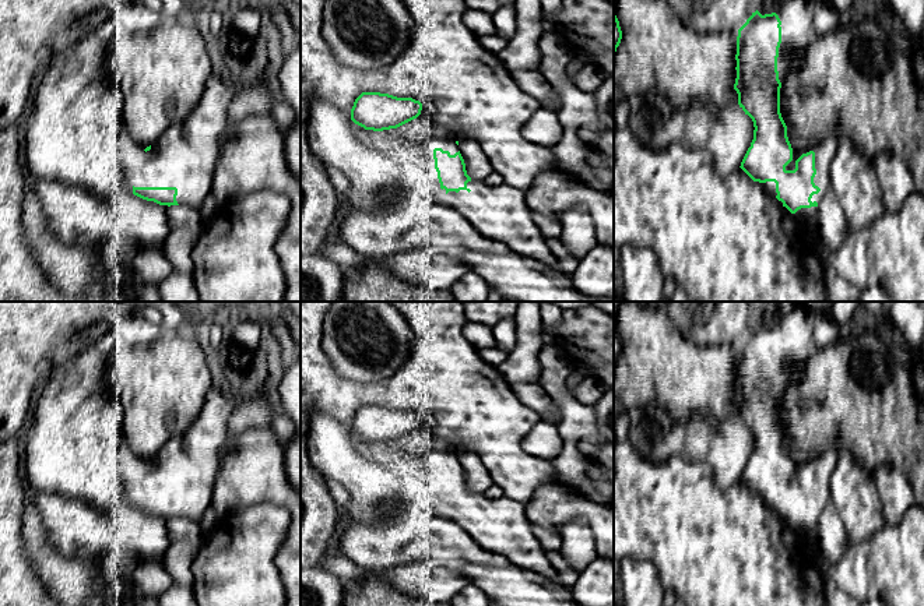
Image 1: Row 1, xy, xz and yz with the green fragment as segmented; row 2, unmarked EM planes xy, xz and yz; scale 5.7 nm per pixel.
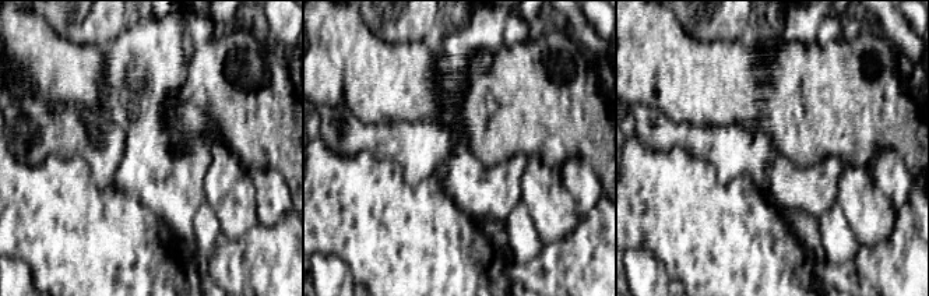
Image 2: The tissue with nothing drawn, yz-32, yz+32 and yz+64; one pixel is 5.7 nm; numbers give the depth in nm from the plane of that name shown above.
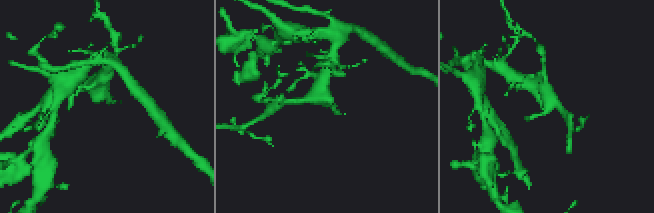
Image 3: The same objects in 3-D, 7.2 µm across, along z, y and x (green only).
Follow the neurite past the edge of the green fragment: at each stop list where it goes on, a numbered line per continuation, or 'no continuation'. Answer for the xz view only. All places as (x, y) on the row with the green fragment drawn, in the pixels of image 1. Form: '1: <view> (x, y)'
1: xz (501, 214)

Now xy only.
1: xy (185, 157)

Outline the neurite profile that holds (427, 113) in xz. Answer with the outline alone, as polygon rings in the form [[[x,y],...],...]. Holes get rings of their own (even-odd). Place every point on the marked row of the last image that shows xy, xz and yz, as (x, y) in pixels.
[[[422,105],[421,114],[417,119],[421,120],[422,128],[429,128],[431,127],[431,121],[429,121],[431,117],[439,117],[442,114],[450,114],[452,112],[453,110],[452,110],[450,106],[439,105],[439,106],[435,106],[435,108],[426,108],[426,106]]]

